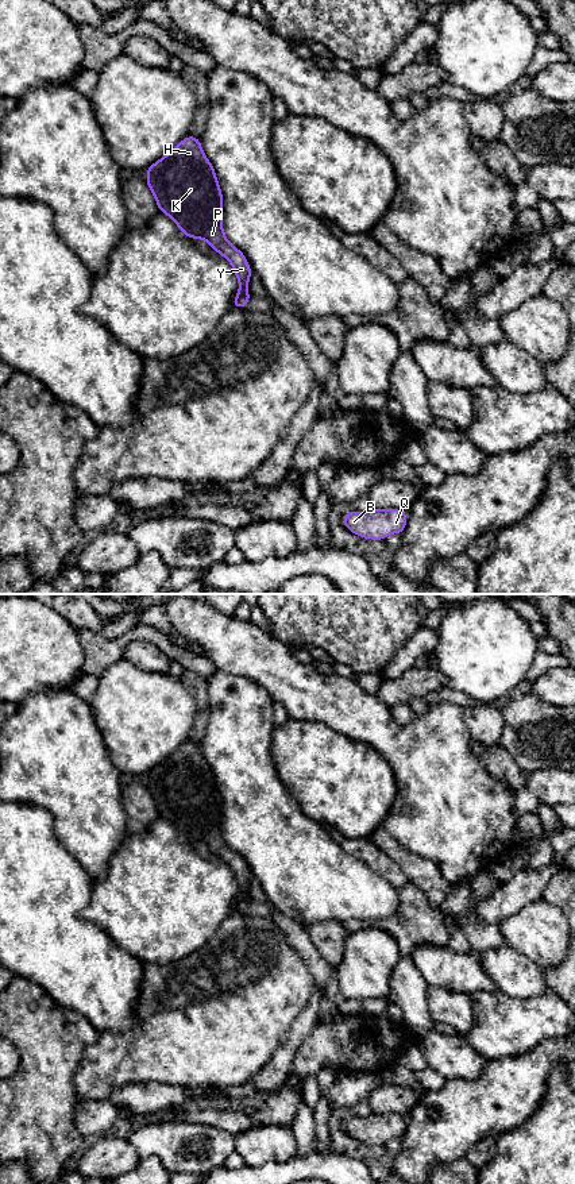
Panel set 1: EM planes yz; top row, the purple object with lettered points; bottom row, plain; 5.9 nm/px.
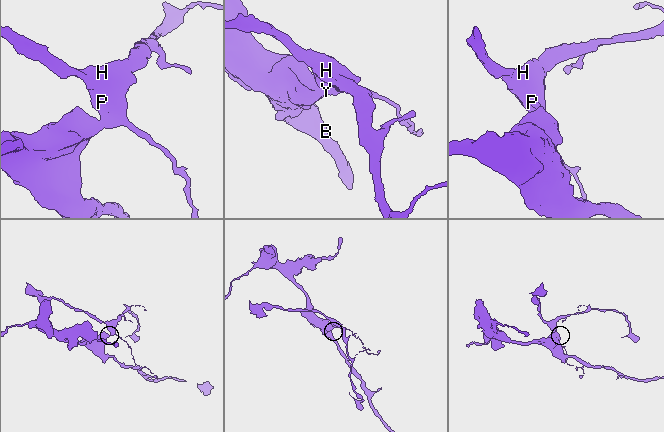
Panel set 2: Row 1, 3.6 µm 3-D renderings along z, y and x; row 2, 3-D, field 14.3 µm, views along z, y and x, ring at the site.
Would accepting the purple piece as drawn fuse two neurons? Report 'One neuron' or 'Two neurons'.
Two neurons

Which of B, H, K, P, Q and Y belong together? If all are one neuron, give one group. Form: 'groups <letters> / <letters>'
groups B Q / H K P Y

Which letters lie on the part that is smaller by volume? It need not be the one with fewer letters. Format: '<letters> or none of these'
H, K, P, Y

